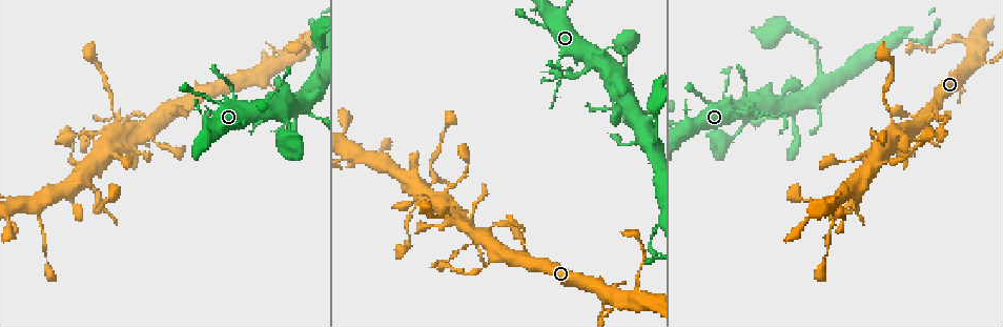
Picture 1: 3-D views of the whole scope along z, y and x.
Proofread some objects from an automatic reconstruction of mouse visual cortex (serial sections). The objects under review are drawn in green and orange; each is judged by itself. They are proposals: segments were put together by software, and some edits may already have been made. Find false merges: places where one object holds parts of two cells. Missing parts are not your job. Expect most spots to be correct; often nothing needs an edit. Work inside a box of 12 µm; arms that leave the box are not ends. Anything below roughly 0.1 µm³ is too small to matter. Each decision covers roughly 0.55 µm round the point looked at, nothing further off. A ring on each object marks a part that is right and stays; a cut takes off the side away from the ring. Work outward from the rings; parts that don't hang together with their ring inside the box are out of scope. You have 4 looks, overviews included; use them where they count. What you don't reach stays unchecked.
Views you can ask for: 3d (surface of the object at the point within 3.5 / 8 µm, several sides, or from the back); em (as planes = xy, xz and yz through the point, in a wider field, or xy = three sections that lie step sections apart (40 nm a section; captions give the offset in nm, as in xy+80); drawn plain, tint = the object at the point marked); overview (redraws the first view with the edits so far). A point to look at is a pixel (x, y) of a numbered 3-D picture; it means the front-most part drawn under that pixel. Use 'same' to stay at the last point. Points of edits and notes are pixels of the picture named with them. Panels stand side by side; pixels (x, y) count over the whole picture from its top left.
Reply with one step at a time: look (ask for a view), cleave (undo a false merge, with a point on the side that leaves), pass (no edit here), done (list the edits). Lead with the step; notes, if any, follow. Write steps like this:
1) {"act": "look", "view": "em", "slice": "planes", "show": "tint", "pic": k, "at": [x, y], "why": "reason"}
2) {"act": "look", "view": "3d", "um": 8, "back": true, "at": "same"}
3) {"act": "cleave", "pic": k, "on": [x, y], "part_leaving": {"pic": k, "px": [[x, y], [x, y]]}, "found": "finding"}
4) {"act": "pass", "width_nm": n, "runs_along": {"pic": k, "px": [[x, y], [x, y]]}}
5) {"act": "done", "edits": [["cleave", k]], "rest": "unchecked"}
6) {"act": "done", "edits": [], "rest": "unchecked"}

{"act": "look", "view": "3d", "um": 3.5, "pic": 1, "at": [430, 166], "why": "abrupt turn"}

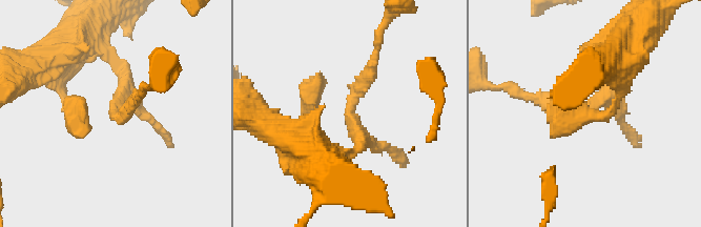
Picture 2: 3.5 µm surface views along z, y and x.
{"act": "pass", "runs_along": {"pic": 2, "px": [[626, 66], [573, 118], [530, 95]]}, "found": "all the same cell"}

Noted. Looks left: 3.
{"act": "look", "view": "3d", "um": 8, "pic": 1, "at": [456, 221], "why": "arms part here"}

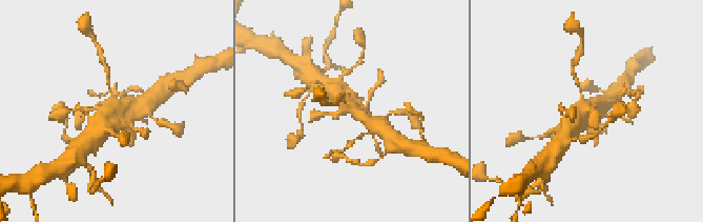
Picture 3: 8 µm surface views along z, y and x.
{"act": "look", "view": "em", "slice": "xy", "step": 1, "show": "tint", "pic": 3, "at": [348, 105]}

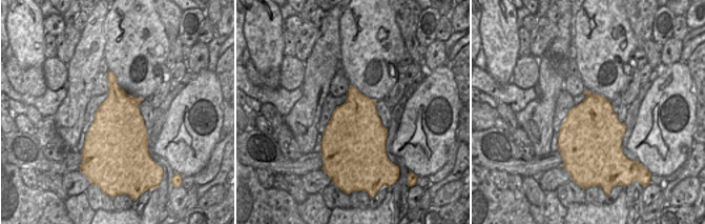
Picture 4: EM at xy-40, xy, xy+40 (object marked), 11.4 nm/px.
{"act": "pass", "width_nm": 650, "runs_along": {"pic": 3, "px": [[142, 106], [114, 104], [106, 78]]}, "found": "continuous, no second cell"}

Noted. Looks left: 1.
{"act": "done", "edits": [], "rest": "unchecked"}

